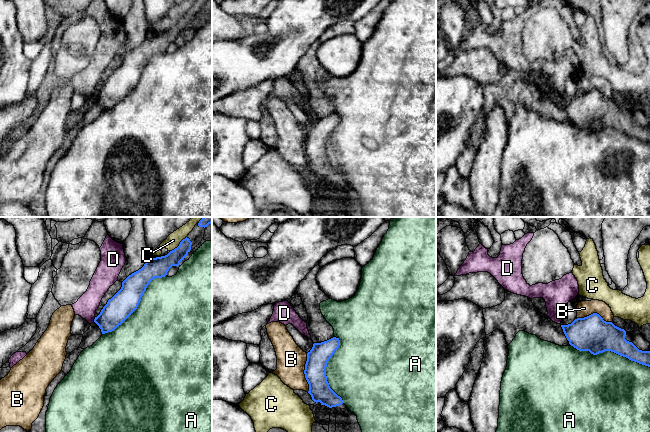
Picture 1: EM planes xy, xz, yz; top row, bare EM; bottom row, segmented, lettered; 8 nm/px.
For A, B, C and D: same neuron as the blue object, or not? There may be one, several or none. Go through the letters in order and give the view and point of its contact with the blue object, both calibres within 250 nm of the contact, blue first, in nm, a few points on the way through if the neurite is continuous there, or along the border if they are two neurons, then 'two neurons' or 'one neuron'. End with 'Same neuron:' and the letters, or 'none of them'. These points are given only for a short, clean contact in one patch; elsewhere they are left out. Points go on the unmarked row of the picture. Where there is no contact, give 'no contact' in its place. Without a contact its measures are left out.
A: meets blue in yz at (610, 126); 280 nm thick on the blue side, 460 nm on the other; two neurons
B: meets blue in xz at (304, 148); 180 nm thick on the blue side, 240 nm on the other; two neurons
C: meets blue in xy at (179, 21); 160 nm thick on the blue side, 110 nm on the other; two neurons
D: meets blue in xy at (94, 95); 200 nm thick on the blue side, 170 nm on the other; border along xy (95, 93), (93, 97); two neurons
Same neuron: none of them

